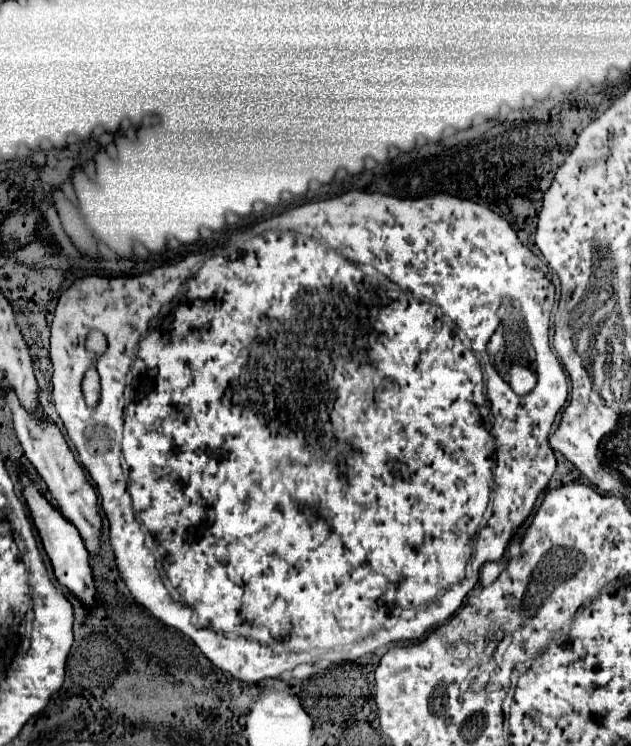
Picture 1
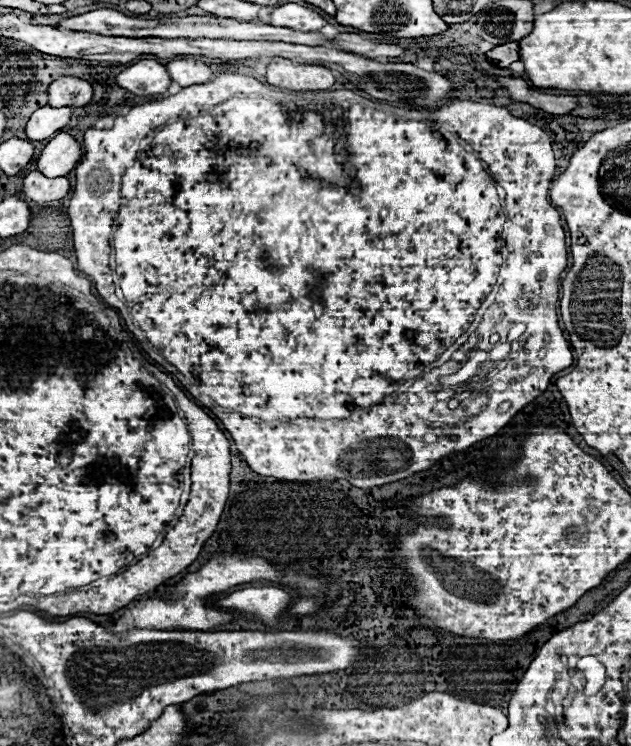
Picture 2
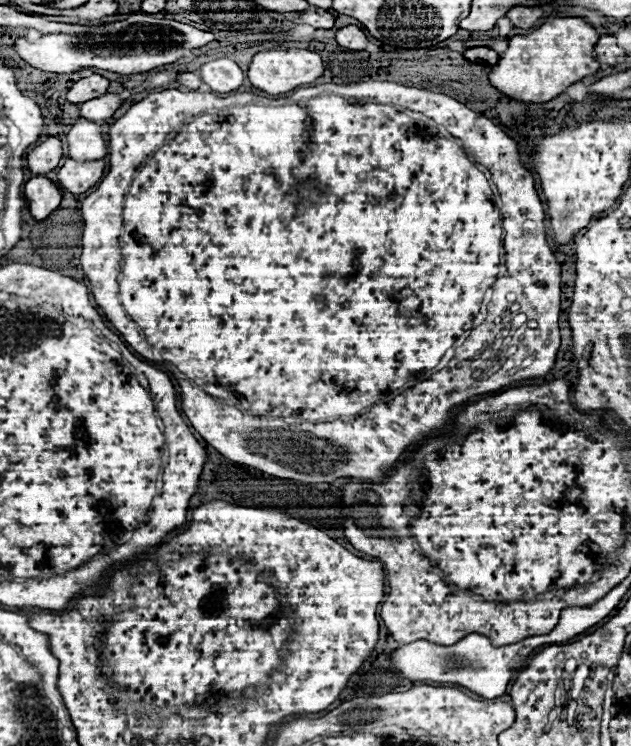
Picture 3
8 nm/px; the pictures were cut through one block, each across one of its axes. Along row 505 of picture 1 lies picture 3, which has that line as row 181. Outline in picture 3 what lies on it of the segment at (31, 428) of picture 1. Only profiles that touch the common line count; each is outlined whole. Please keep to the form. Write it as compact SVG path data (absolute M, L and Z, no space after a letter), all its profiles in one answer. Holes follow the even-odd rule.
M66 160L64 166L58 170L58 184L70 194L82 194L102 178L104 166L106 166L104 160L96 162Z

